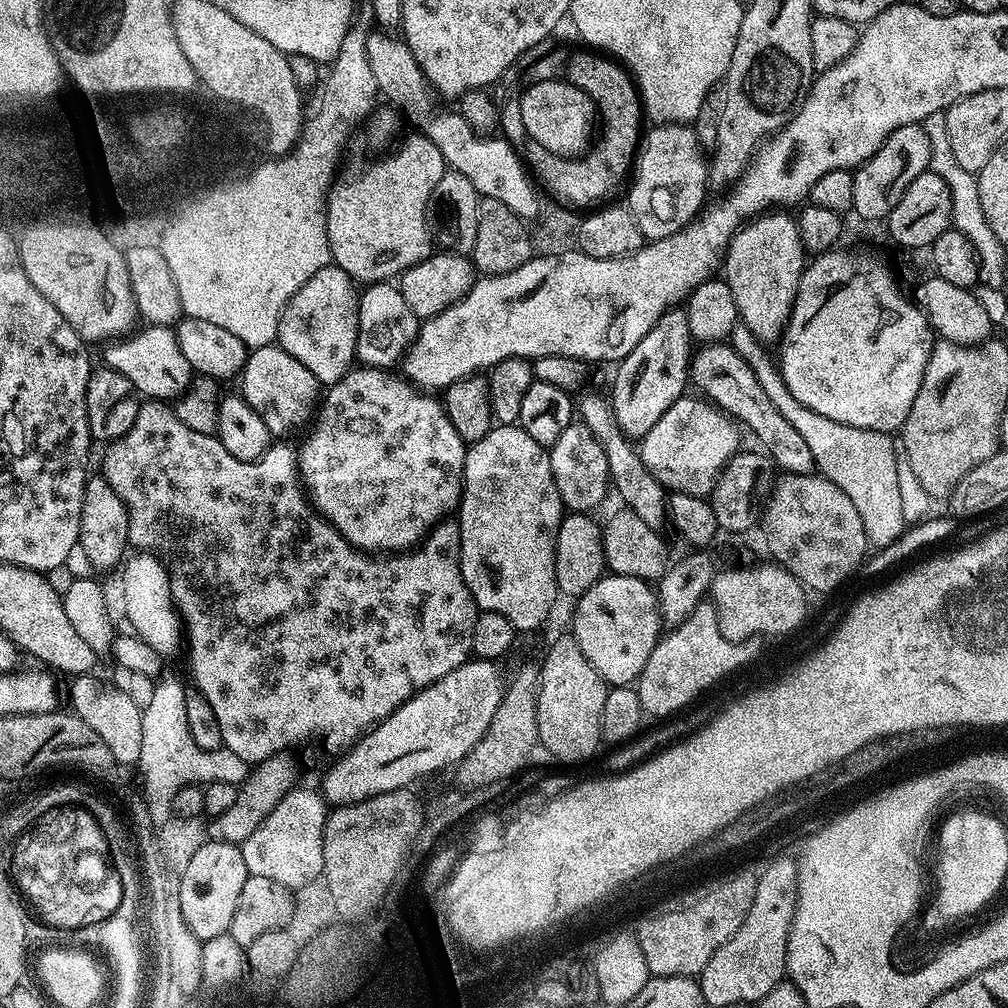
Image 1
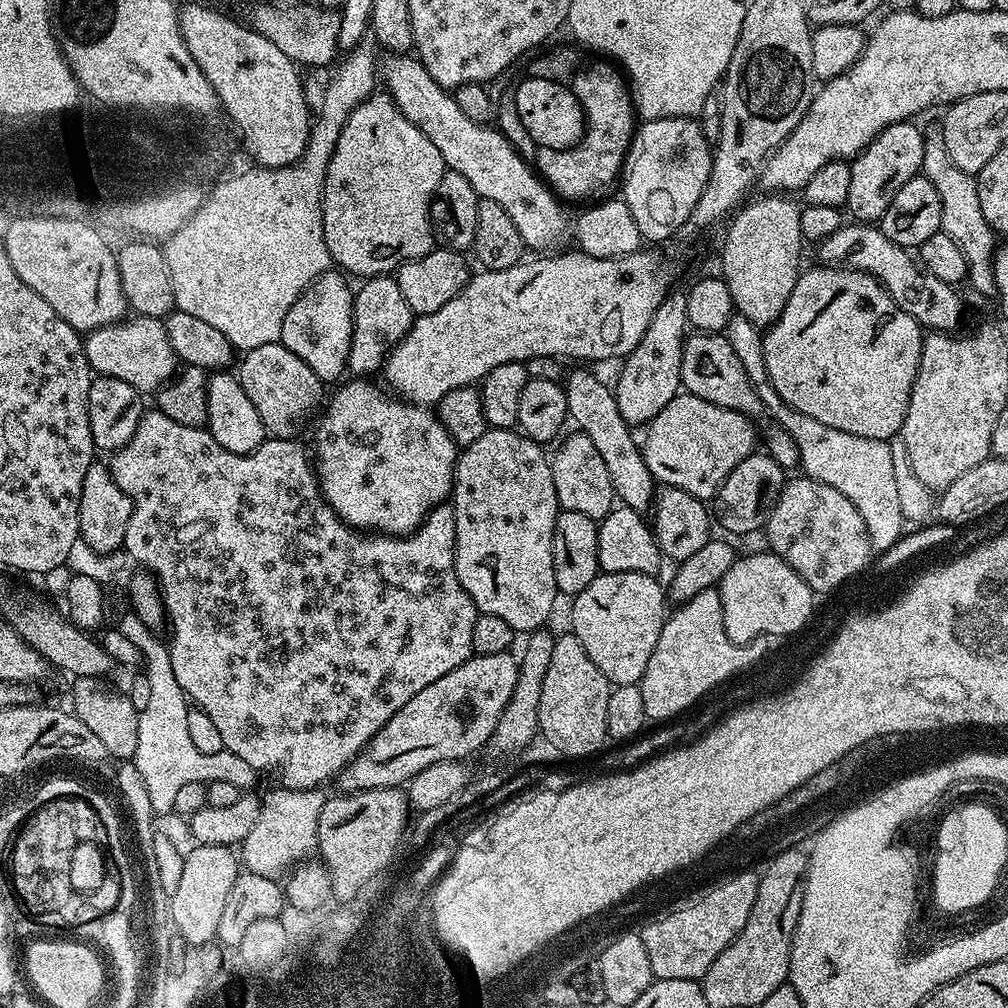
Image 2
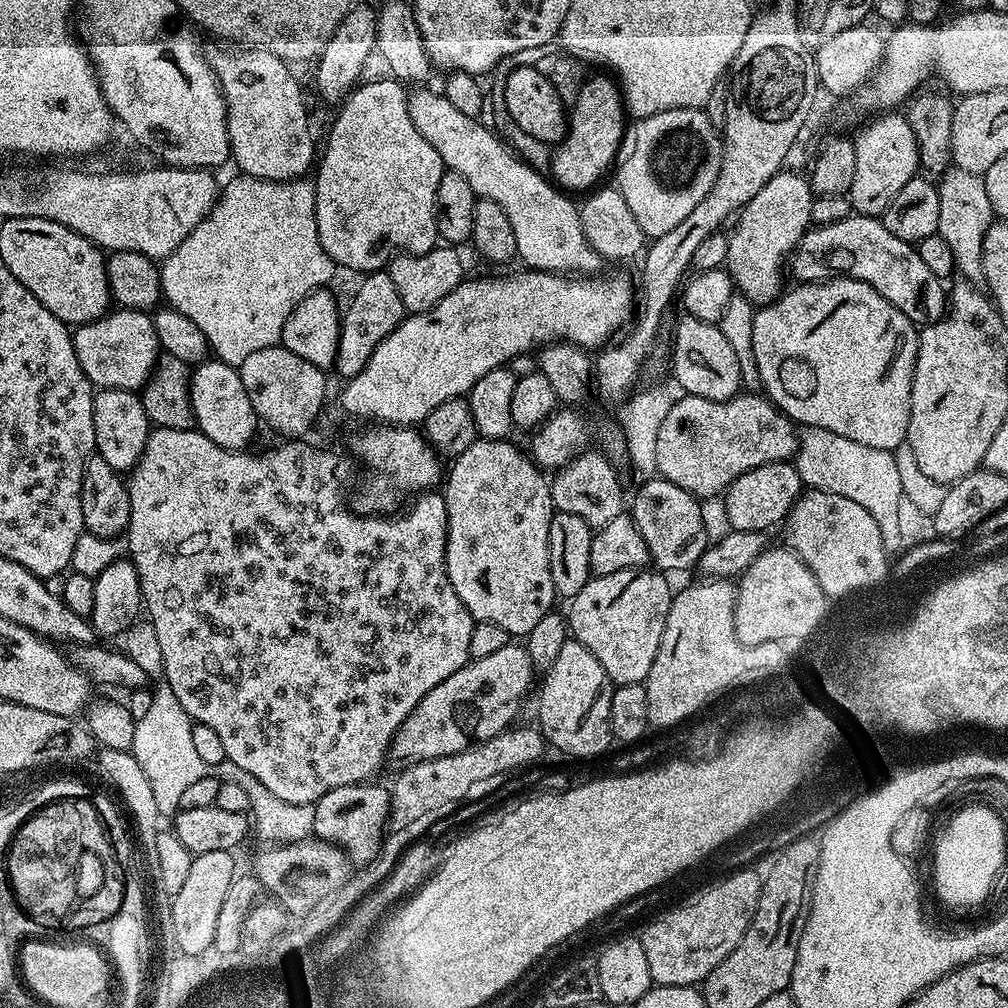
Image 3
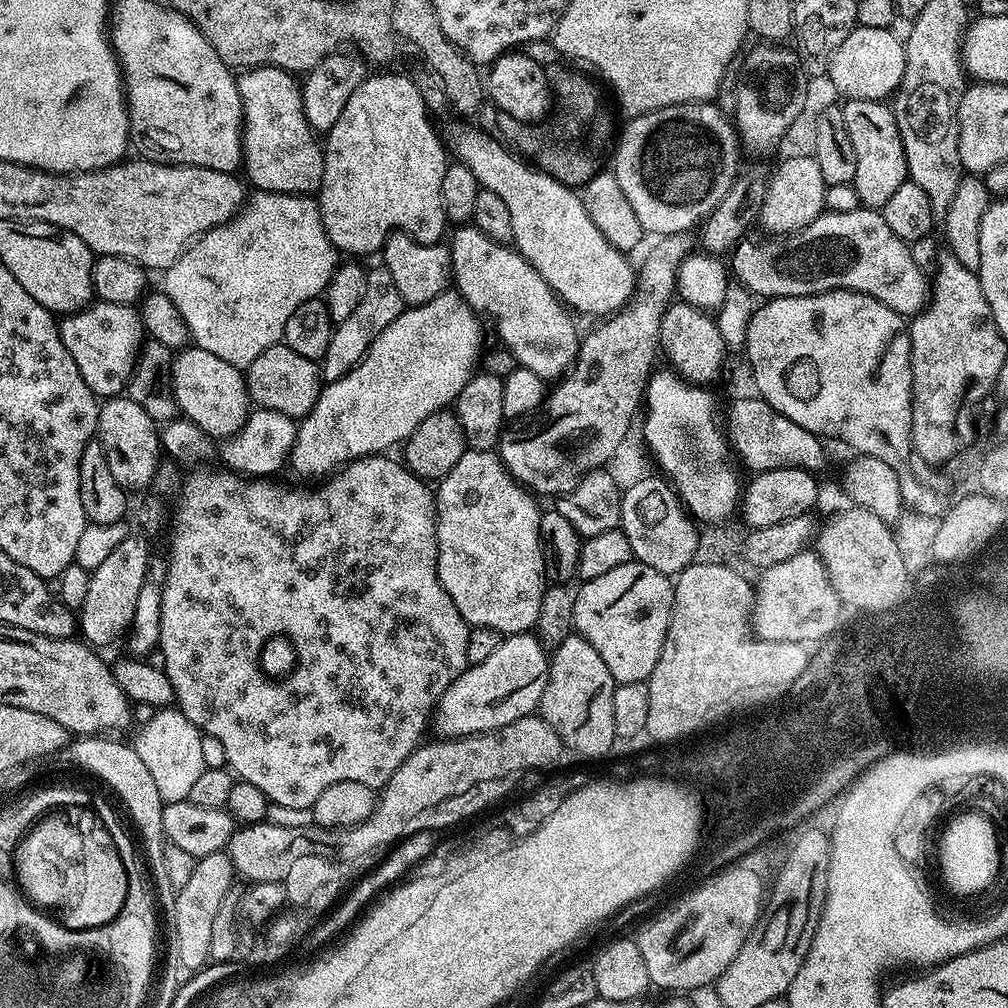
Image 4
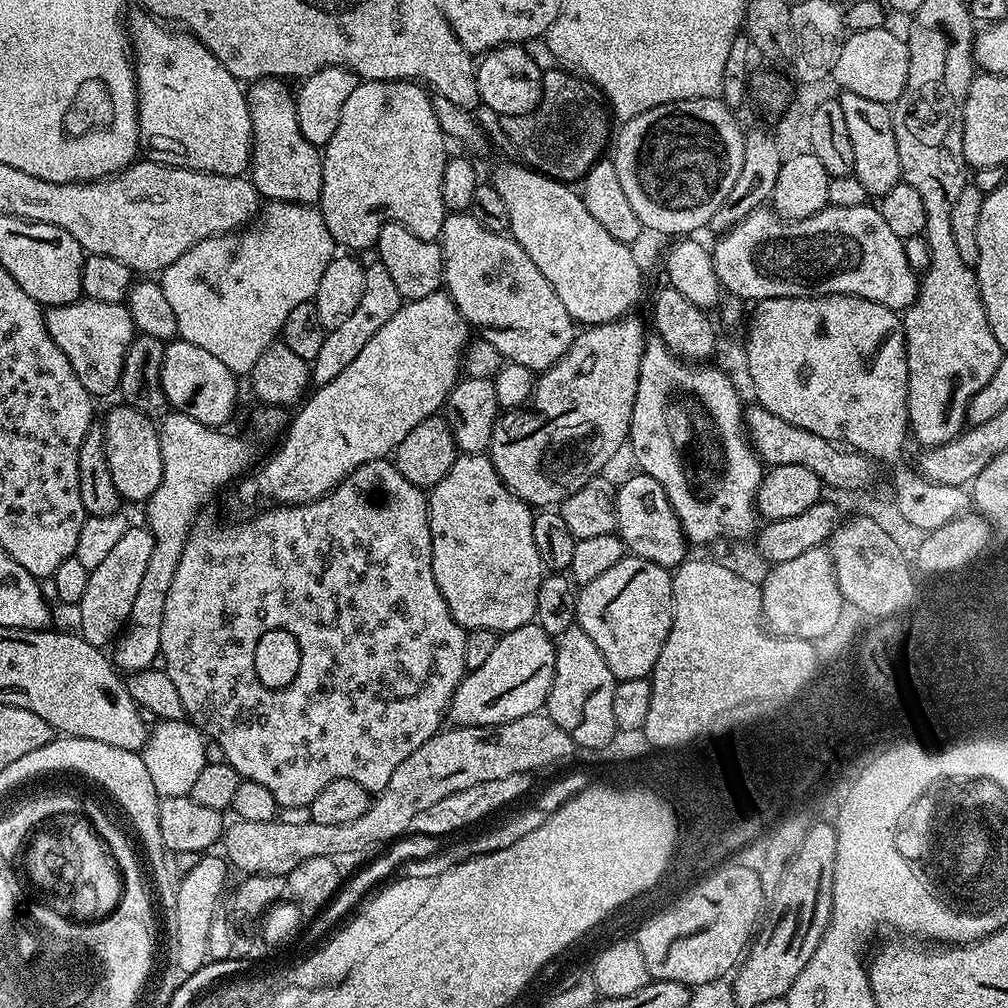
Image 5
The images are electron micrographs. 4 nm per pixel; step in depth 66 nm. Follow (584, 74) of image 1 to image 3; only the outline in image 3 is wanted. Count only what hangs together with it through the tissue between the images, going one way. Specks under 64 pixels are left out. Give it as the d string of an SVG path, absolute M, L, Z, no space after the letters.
M592 76L589 80L587 77L580 85L575 104L571 105L566 135L551 153L551 179L569 193L587 193L595 189L601 183L599 180L603 178L604 171L608 167L609 171L617 163L626 131L624 120L626 109L619 83L612 78L607 80L604 76Z

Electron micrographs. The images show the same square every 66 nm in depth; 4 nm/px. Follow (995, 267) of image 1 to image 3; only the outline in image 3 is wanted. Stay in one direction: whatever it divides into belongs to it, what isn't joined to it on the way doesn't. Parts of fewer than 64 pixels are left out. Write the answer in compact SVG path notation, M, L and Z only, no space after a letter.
M949 167L938 180L939 190L939 235L954 254L957 273L967 283L984 284L985 234L994 222L994 213L987 197L983 175Z

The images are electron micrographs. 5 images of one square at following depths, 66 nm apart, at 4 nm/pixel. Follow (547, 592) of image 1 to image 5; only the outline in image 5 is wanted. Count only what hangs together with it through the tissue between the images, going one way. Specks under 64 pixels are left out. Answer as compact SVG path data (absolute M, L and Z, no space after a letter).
M484 454L457 455L454 466L450 466L450 470L446 470L446 478L439 480L427 493L427 497L434 578L438 582L438 590L442 590L442 598L446 598L446 606L450 606L450 614L454 614L454 618L465 630L485 628L497 634L512 632L515 628L521 628L523 624L533 623L540 582L546 572L545 565L540 563L538 546L534 546L534 526L532 525L534 512L502 482L502 478L496 473L496 467L493 466L491 459Z

